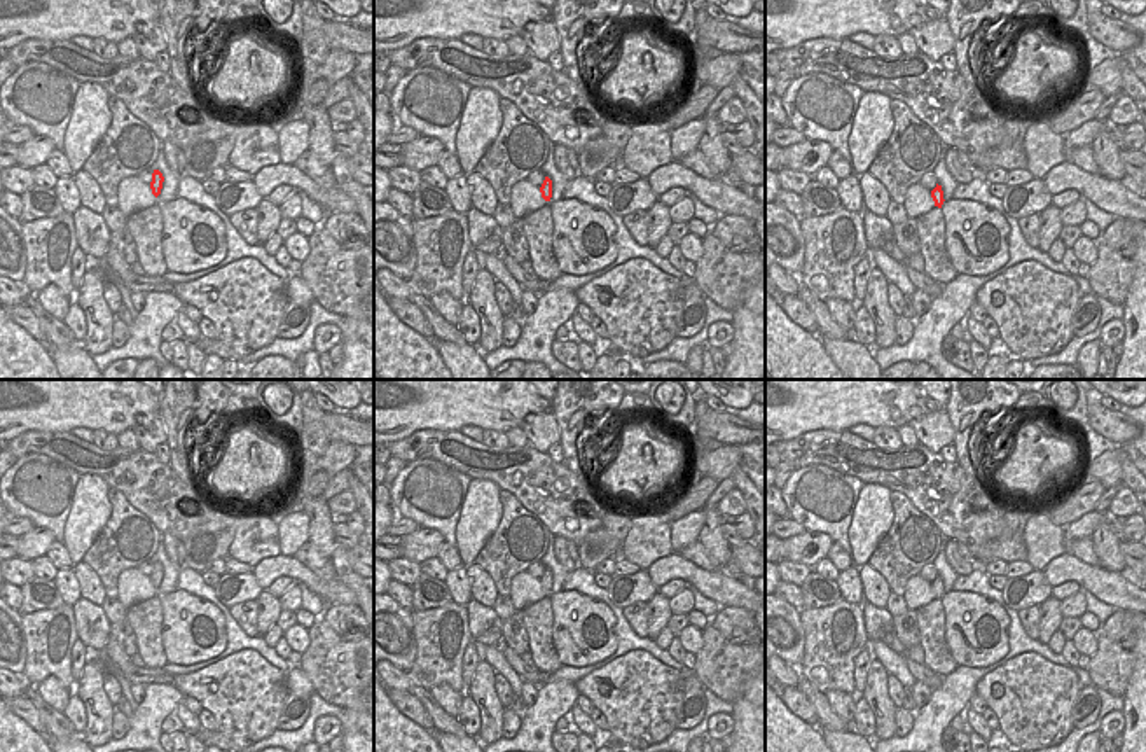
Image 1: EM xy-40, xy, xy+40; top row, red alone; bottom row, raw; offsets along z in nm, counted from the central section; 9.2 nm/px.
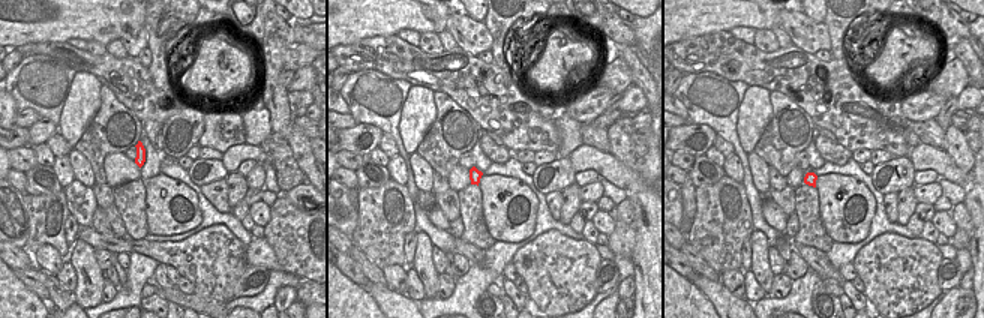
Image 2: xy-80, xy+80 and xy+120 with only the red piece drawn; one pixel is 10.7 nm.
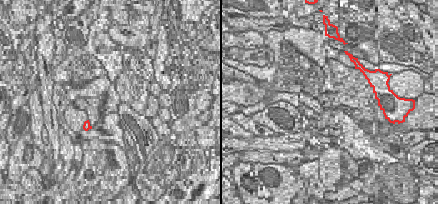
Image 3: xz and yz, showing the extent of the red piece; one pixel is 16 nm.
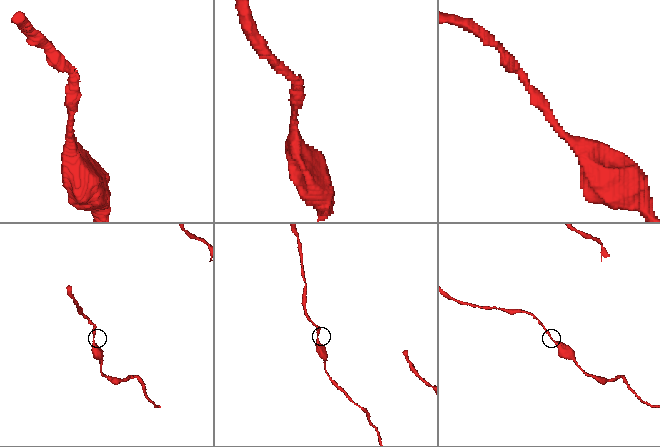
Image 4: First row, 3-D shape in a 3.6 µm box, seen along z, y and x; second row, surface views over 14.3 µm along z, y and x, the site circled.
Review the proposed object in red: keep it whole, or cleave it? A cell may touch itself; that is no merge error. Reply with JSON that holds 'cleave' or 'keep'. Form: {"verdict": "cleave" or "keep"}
{"verdict": "keep"}

